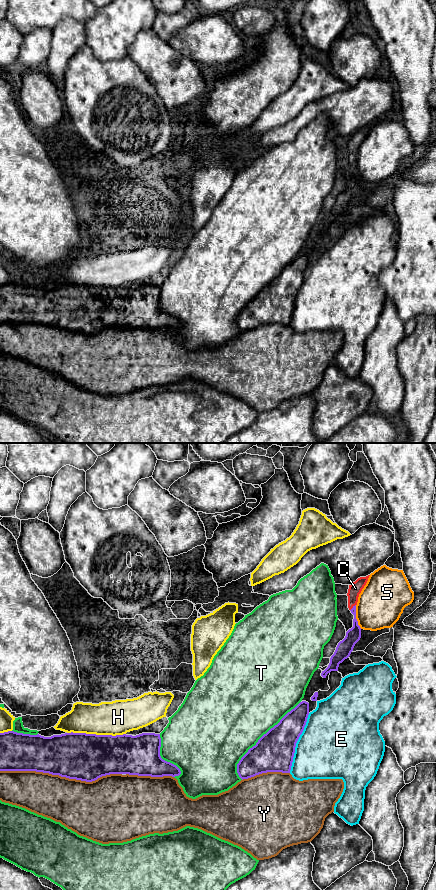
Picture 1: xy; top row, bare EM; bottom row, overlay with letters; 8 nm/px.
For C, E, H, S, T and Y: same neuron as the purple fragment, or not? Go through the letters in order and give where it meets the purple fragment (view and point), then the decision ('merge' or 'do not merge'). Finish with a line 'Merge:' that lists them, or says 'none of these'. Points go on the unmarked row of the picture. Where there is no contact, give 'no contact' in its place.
C: xy (353, 159) | merge
E: xy (296, 294) | do not merge
H: xy (95, 286) | do not merge
S: xy (355, 169) | do not merge
T: xy (259, 291) | do not merge
Y: xy (61, 328) | do not merge
Merge: C

